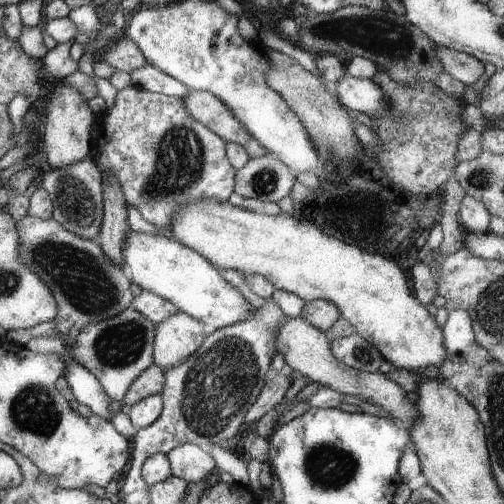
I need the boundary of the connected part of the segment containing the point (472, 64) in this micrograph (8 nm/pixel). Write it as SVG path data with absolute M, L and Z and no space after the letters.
M436 46L436 54L438 60L442 62L445 72L465 86L473 85L485 73L485 64L474 58L474 56L444 46Z

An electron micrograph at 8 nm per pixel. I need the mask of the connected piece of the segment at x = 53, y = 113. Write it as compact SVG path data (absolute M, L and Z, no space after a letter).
M52 81L55 88L46 104L46 124L44 124L42 146L46 152L46 164L52 168L64 168L64 166L82 162L82 158L92 154L90 142L92 142L94 116L84 96L80 96L80 92L74 86L58 86L58 81Z

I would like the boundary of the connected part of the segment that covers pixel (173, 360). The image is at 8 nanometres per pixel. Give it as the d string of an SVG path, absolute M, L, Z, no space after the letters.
M180 311L155 325L154 362L162 366L162 371L182 364L207 338L204 336L205 324Z

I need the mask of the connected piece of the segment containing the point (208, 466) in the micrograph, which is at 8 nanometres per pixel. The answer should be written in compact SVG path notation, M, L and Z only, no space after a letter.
M185 443L166 454L173 477L186 482L200 482L204 476L216 470L216 462L205 448Z

